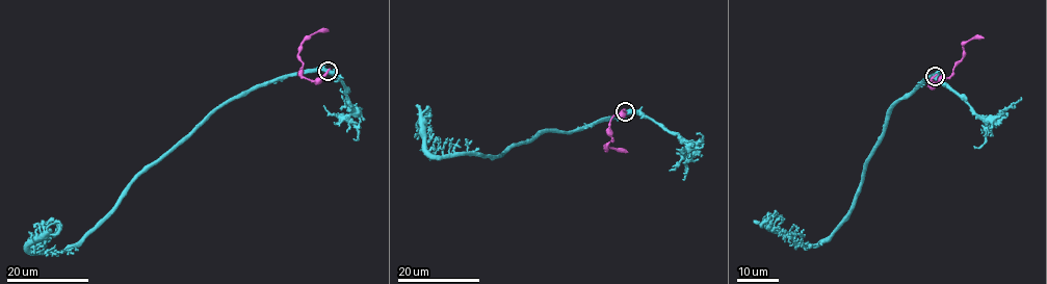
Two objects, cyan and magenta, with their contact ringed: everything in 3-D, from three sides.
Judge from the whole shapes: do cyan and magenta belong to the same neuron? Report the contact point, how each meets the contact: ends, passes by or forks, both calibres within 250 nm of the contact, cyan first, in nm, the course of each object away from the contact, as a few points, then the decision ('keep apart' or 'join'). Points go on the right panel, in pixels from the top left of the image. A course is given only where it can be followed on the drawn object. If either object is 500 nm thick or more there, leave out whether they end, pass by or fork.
place (935, 76); cyan forks; magenta ends; calibres 480 and 260 nm; course cyan (935, 76), (889, 108), (859, 190), (832, 235), (800, 243), (768, 231), (769, 216); course magenta (935, 76), (927, 86), (952, 74), (963, 58), (964, 44), (984, 37); keep apart

